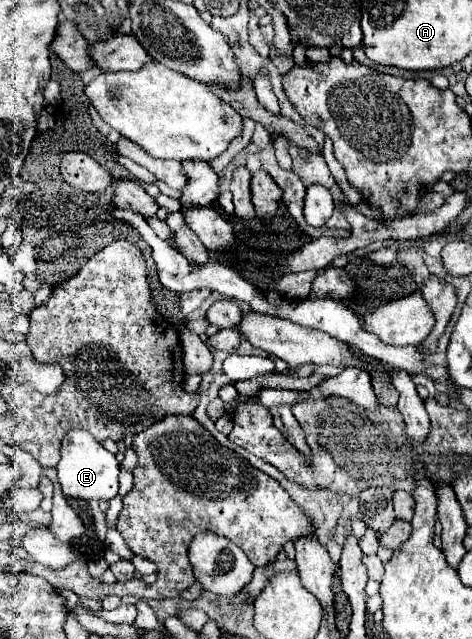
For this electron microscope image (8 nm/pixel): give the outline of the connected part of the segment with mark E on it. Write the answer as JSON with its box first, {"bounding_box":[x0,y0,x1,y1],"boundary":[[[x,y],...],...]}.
{"bounding_box":[56,430,120,500],"boundary":[[[78,430],[78,432],[68,432],[66,438],[62,440],[60,448],[60,462],[56,466],[58,470],[58,484],[62,486],[62,494],[66,498],[78,498],[78,500],[112,500],[118,492],[118,474],[120,474],[120,464],[110,454],[98,440],[92,438],[92,434]]]}

